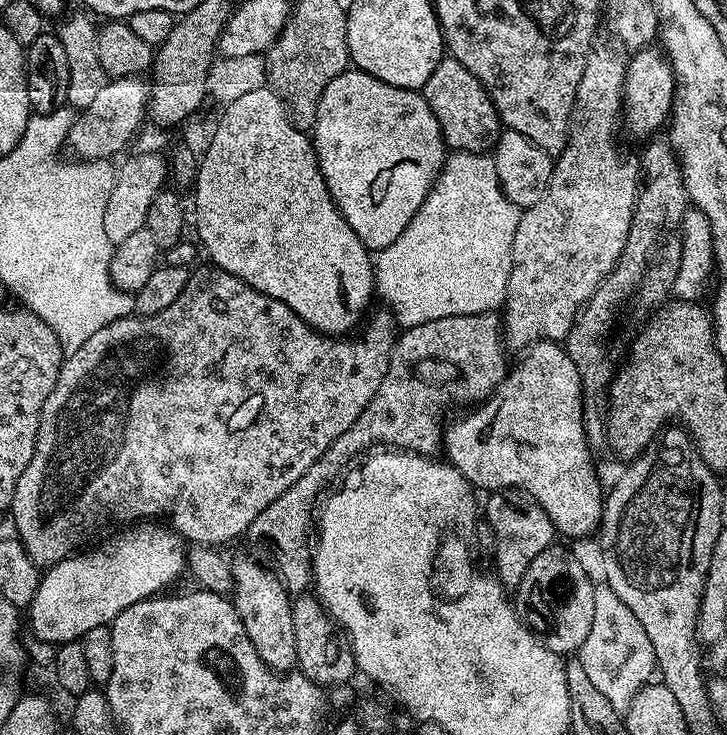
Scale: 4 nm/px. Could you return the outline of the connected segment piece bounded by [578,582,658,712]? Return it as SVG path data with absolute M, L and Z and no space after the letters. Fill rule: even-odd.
M606 582L596 584L594 617L578 653L589 681L617 711L625 711L637 690L651 681L657 669L656 652L646 630L634 614L614 594Z

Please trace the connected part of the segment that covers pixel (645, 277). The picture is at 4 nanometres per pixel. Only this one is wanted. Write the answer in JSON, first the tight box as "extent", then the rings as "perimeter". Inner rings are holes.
{"extent":[568,139,690,398],"perimeter":[[[663,139],[655,140],[645,150],[644,160],[642,156],[642,183],[638,188],[630,234],[626,234],[626,246],[610,274],[606,274],[598,290],[584,303],[568,332],[568,356],[578,370],[580,385],[588,398],[599,392],[600,395],[607,393],[614,365],[625,355],[626,345],[634,333],[673,295],[672,283],[682,258],[677,229],[684,222],[690,201],[672,145]]]}

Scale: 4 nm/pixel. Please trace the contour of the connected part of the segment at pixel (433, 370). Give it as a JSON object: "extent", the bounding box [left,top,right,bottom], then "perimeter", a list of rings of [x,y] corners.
{"extent":[254,312,506,593],"perimeter":[[[496,312],[434,318],[413,328],[405,328],[397,335],[382,386],[378,386],[366,410],[358,414],[358,422],[354,422],[354,426],[335,440],[326,454],[322,454],[322,458],[318,458],[318,462],[298,478],[298,482],[294,482],[294,495],[292,492],[282,493],[266,506],[266,510],[262,510],[262,514],[258,514],[258,518],[254,518],[256,528],[264,532],[262,538],[254,540],[254,544],[264,552],[276,552],[275,567],[289,593],[303,593],[307,589],[304,587],[307,584],[309,587],[313,579],[310,529],[314,524],[314,509],[325,495],[327,484],[339,474],[340,467],[350,463],[359,452],[367,453],[377,446],[417,452],[420,456],[439,453],[442,448],[440,419],[444,411],[459,404],[475,406],[488,399],[506,375],[504,352],[504,330]]]}

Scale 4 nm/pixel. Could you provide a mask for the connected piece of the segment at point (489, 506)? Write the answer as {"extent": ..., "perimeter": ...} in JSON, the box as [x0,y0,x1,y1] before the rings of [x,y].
{"extent":[482,488,558,590],"perimeter":[[[505,488],[491,493],[488,501],[483,501],[482,516],[492,531],[492,552],[496,556],[494,575],[505,589],[514,590],[522,582],[526,570],[530,570],[530,562],[538,558],[542,550],[553,547],[558,533],[546,510],[538,506],[538,502],[524,492],[515,488]]]}

